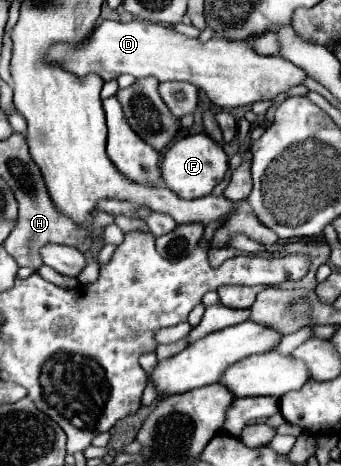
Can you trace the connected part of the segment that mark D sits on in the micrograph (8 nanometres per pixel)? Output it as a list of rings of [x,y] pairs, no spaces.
[[[104,20],[94,28],[90,40],[84,44],[54,44],[48,60],[62,64],[76,76],[96,72],[106,82],[116,80],[120,74],[132,74],[134,78],[154,76],[160,82],[184,80],[198,86],[212,104],[222,108],[272,100],[276,94],[302,84],[306,76],[302,68],[280,56],[256,54],[248,42],[210,38],[206,44],[202,44],[196,38],[186,38],[174,32],[170,26],[138,20],[126,24]]]

